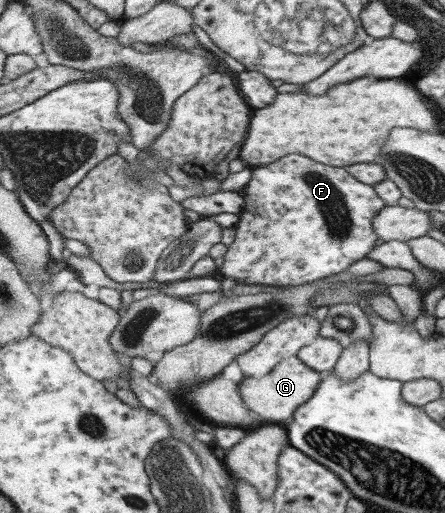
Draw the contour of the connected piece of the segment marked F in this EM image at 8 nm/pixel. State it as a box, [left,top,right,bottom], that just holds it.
[217,155,385,288]

